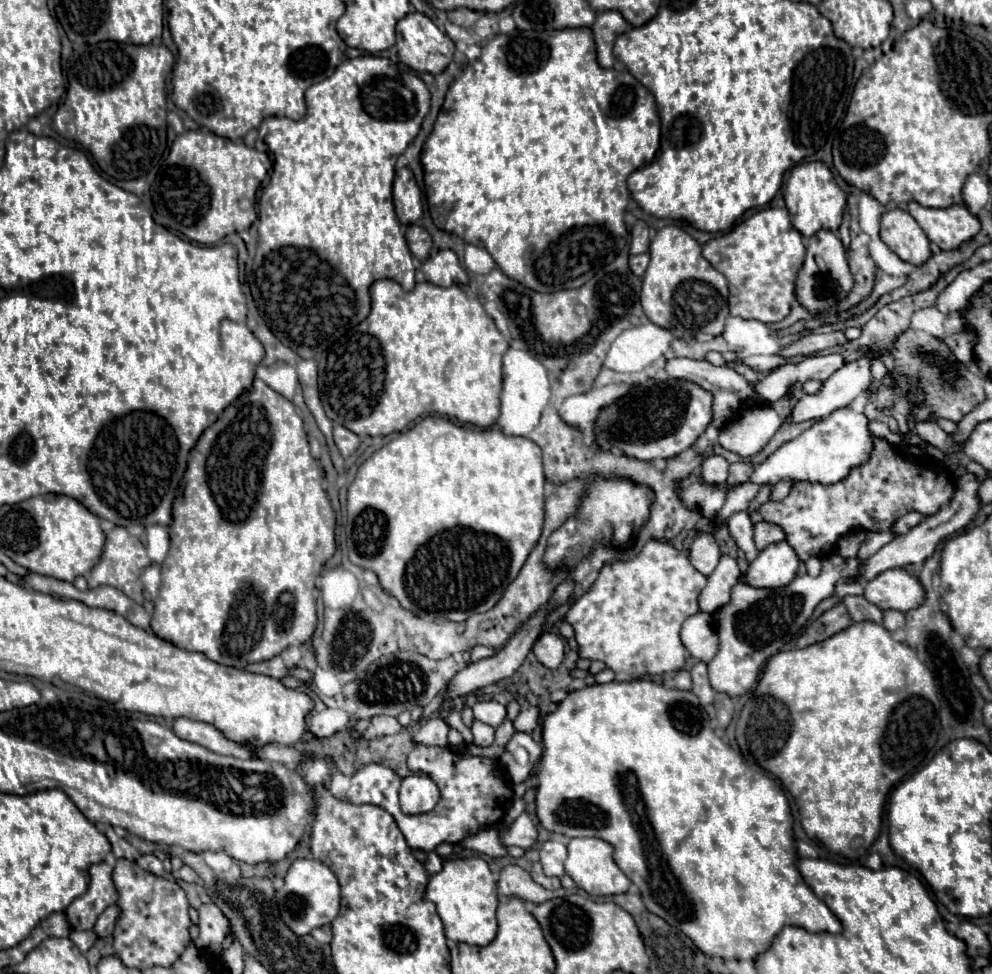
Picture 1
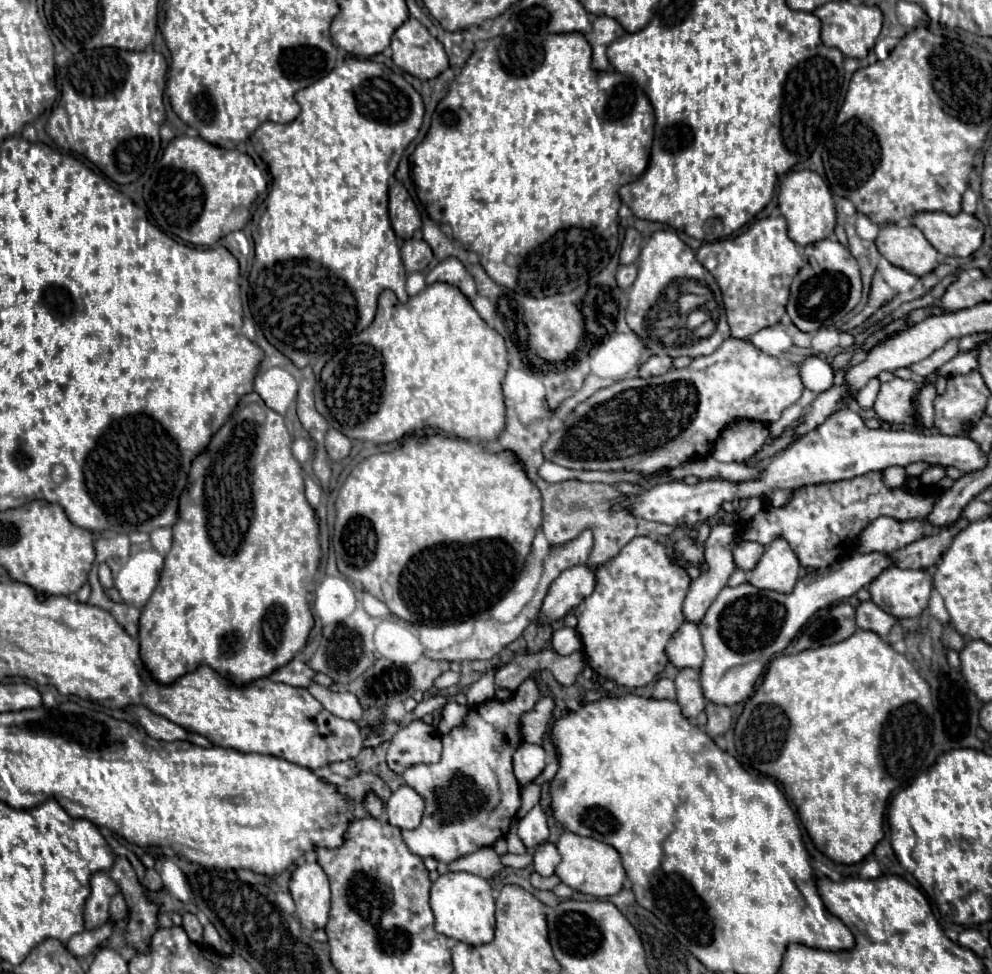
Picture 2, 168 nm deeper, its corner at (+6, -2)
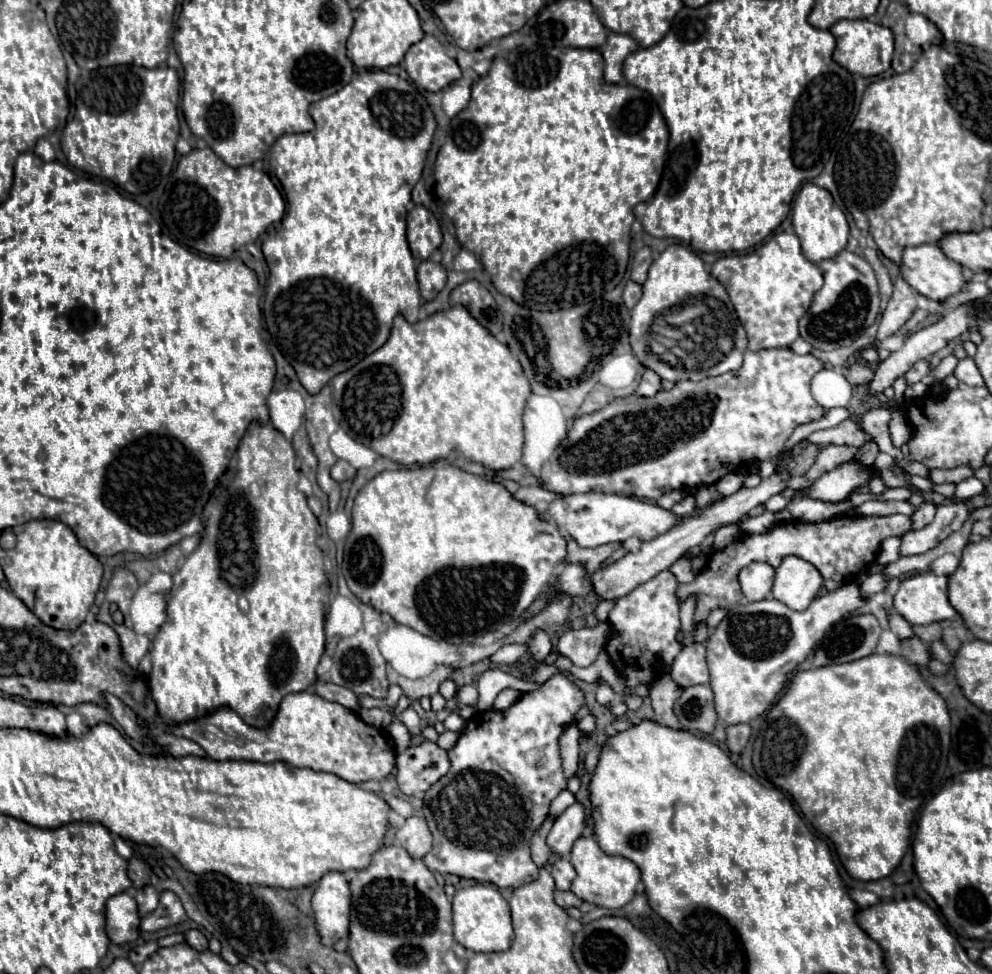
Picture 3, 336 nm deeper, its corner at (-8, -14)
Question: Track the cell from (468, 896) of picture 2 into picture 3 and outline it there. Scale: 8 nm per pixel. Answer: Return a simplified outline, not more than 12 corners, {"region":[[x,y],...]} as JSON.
{"region":[[486,884],[452,900],[454,938],[472,952],[504,952],[510,908]]}

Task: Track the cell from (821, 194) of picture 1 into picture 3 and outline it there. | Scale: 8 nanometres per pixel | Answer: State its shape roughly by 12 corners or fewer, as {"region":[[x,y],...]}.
{"region":[[806,182],[792,208],[812,262],[846,248],[850,230],[832,194]]}

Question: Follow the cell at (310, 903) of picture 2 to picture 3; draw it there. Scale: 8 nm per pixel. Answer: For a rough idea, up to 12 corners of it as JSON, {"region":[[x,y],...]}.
{"region":[[322,876],[312,910],[324,946],[348,936],[350,888]]}

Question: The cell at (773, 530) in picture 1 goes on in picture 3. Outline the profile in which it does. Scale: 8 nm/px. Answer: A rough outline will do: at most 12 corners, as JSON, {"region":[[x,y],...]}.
{"region":[[752,562],[738,574],[748,602],[770,596],[774,568]]}

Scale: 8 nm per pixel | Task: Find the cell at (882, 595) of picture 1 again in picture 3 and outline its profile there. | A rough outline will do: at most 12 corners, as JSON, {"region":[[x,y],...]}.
{"region":[[948,578],[902,580],[894,608],[912,626],[956,616]]}

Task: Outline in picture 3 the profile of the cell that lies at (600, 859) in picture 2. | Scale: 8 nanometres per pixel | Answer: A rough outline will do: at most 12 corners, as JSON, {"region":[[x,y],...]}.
{"region":[[592,836],[574,842],[572,892],[602,908],[634,898],[638,866],[604,854]]}

